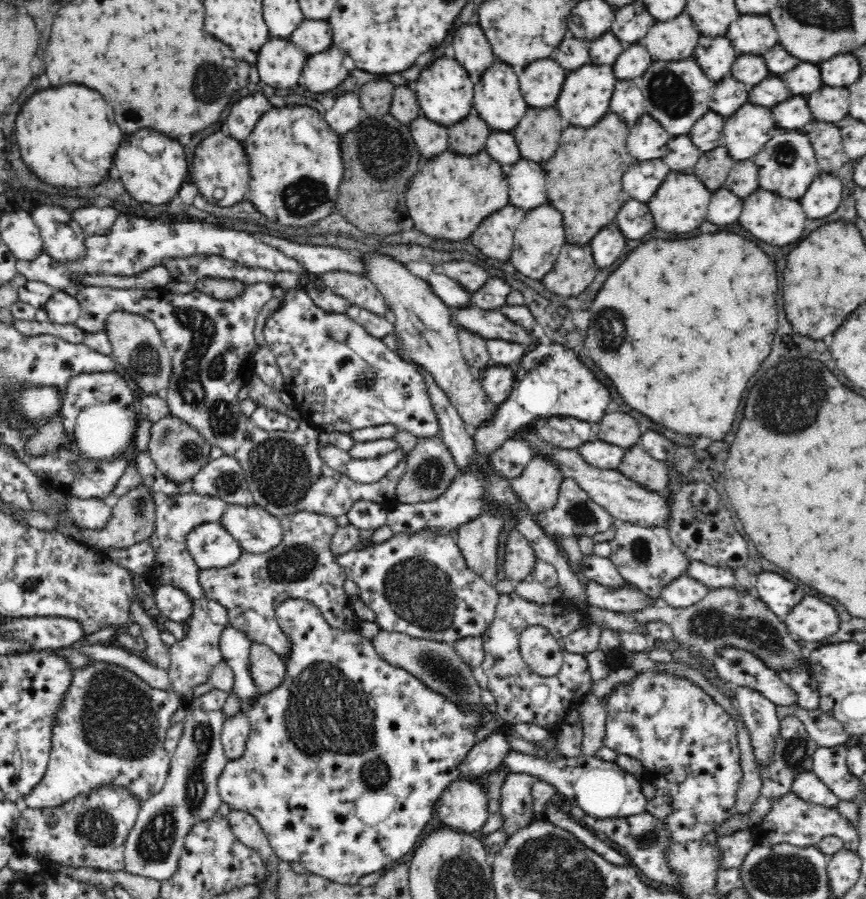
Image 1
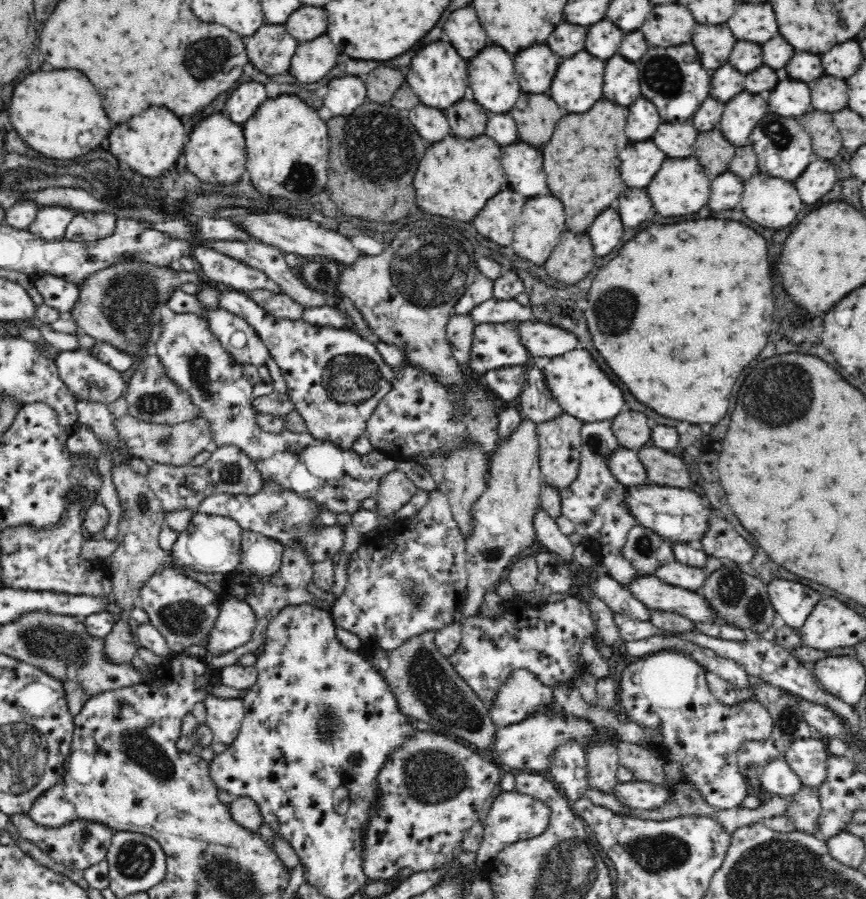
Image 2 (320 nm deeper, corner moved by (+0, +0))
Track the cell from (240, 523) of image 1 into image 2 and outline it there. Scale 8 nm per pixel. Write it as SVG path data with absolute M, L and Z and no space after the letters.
M243 531L239 567L258 576L275 575L281 567L285 548L270 537Z

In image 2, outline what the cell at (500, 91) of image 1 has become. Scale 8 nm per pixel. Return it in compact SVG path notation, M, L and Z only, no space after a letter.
M486 46L470 60L468 68L476 102L494 114L511 113L522 92L520 84L514 82L512 56L498 46Z

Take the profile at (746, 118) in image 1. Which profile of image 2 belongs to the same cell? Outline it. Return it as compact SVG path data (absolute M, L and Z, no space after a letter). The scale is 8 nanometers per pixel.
M740 92L725 104L718 128L736 147L750 145L750 136L756 123L768 112L768 104L762 96Z

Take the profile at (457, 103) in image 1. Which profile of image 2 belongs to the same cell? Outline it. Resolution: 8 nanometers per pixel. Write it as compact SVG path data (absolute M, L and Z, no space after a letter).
M432 42L414 54L410 62L410 72L406 82L418 94L422 104L434 108L448 108L464 98L464 90L468 88L468 64L458 56L450 42Z

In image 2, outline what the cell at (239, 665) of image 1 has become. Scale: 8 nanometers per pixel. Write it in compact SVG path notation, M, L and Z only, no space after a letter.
M228 597L220 606L220 616L209 640L207 652L222 655L247 644L256 630L255 613L250 604Z

